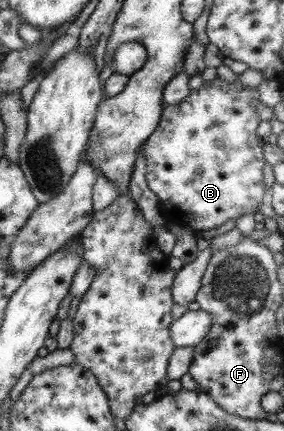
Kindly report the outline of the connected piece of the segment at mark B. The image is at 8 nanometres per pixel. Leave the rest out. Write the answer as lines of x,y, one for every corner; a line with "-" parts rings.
218,77
211,82
202,83
199,89
190,93
178,103
163,107
160,122
148,139
141,145
146,169
148,189
158,197
162,217
180,227
190,227
196,231
214,229
227,219
236,219
248,213
254,214
262,203
265,194
263,185
262,145
264,142
255,134
260,120
255,108
258,102
255,88
242,86
238,79
231,85
220,81

